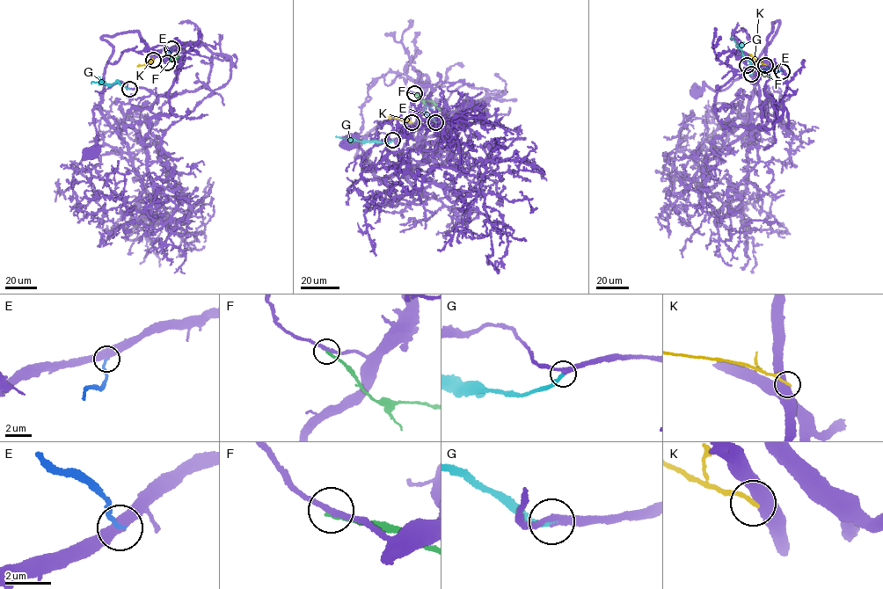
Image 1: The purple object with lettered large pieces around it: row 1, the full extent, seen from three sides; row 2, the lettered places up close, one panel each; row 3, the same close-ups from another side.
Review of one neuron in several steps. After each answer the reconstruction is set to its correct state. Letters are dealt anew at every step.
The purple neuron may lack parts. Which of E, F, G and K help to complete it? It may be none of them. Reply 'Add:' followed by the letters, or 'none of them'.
Add: G

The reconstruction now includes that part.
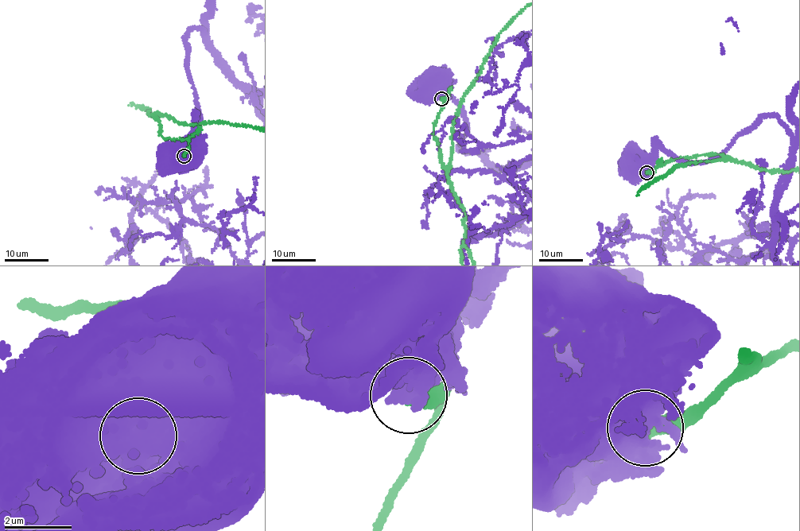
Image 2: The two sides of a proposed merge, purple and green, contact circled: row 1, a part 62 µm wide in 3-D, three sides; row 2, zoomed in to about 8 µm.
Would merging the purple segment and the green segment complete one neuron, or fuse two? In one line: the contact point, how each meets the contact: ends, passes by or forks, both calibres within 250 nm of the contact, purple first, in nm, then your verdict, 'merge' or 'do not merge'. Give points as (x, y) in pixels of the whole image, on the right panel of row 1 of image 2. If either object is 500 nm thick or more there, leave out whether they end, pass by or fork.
at (646, 172); 750 nm thick on the purple side, 460 nm on the other; do not merge

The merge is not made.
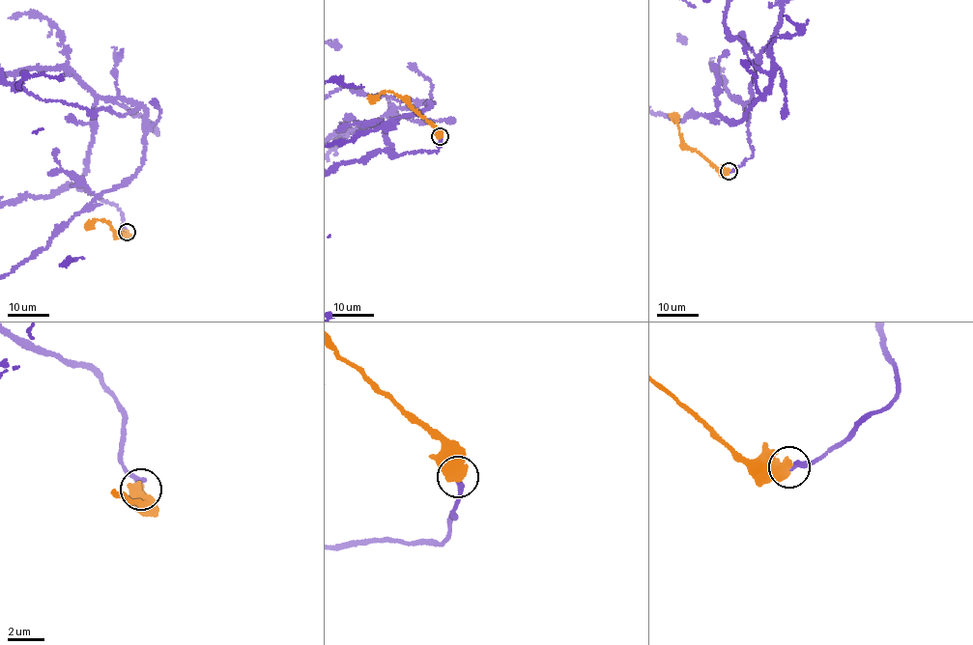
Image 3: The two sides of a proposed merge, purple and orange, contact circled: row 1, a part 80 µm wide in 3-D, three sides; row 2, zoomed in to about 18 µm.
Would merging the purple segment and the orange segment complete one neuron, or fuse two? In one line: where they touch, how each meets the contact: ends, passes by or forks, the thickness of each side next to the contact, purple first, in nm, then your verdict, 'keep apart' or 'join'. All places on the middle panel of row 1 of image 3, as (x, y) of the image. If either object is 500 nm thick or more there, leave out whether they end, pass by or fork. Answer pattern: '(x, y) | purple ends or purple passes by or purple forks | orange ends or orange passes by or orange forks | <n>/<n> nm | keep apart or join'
(440, 136) | 320/700 nm | join

